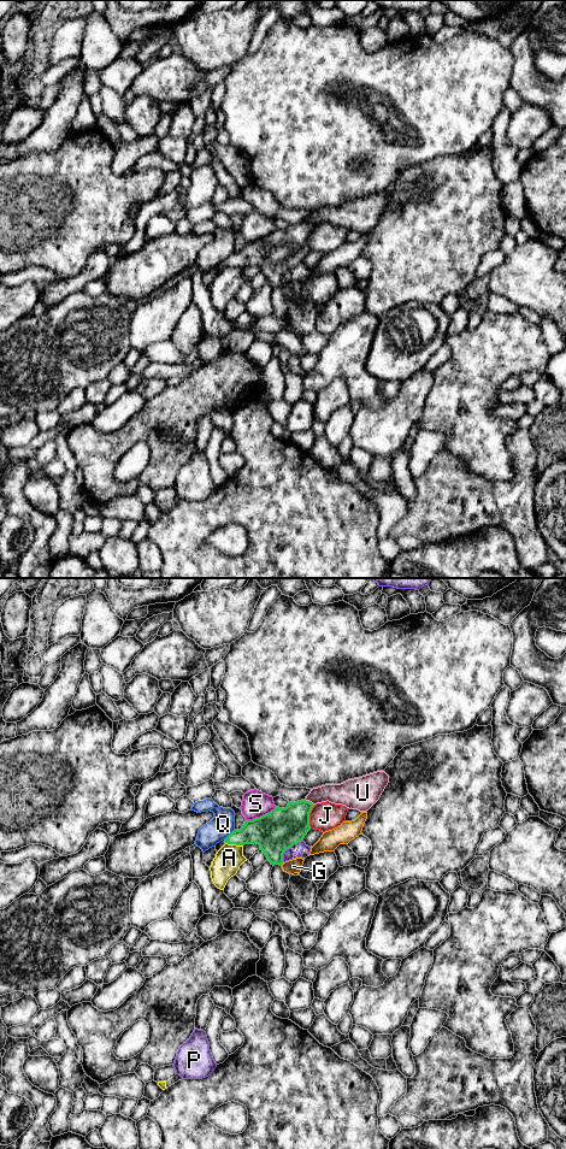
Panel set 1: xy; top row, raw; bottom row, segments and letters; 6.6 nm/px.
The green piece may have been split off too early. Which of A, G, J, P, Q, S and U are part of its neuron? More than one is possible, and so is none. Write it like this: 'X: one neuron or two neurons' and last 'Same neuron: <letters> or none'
A: two neurons
G: two neurons
J: two neurons
P: two neurons
Q: two neurons
S: two neurons
U: two neurons
Same neuron: none

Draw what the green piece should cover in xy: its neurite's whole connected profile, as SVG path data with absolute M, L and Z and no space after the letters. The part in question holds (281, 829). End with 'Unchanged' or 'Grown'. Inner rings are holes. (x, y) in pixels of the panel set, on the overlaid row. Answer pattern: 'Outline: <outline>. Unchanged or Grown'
Outline: M301 800L289 802L285 808L276 807L270 813L246 820L240 830L225 839L228 844L259 844L271 865L283 865L283 854L294 844L303 841L309 826L309 813L314 805Z. Unchanged

